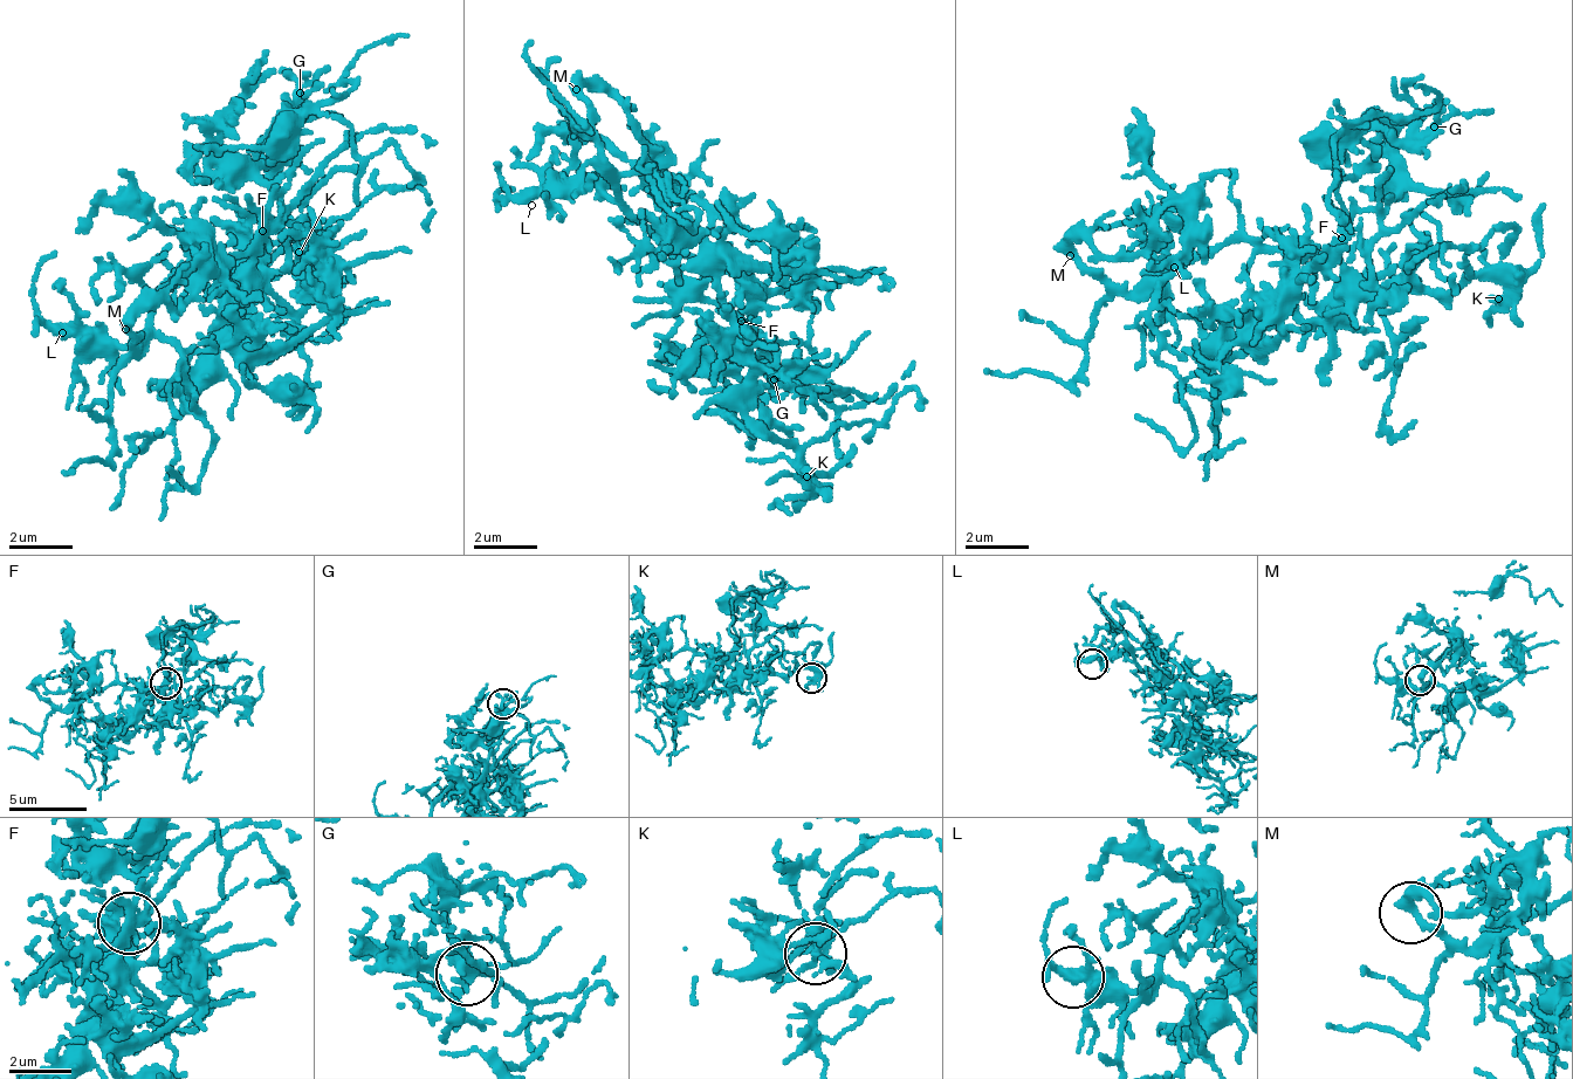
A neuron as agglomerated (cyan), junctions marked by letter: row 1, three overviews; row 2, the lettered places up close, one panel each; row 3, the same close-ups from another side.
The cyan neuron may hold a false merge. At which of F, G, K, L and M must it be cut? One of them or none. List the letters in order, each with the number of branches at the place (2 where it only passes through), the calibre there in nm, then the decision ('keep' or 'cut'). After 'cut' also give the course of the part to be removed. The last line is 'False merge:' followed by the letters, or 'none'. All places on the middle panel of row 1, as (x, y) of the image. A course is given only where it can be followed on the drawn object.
F: 6 branches meet; 240 nm thick; keep
G: 4 branches meet; 280 nm thick; keep
K: 7 branches meet; 320 nm thick; keep
L: 5 branches meet; 280 nm thick; keep
M: 3 branches meet; 240 nm thick; keep
False merge: none

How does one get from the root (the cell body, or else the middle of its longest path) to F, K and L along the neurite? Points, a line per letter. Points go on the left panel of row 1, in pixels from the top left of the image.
F: (277, 210), (265, 228)
K: (277, 210), (283, 261), (275, 267), (261, 260), (252, 266), (273, 261), (290, 236), (299, 252)
L: (277, 210), (251, 248), (228, 251), (222, 261), (176, 275), (121, 351), (89, 351), (70, 334), (62, 332)

